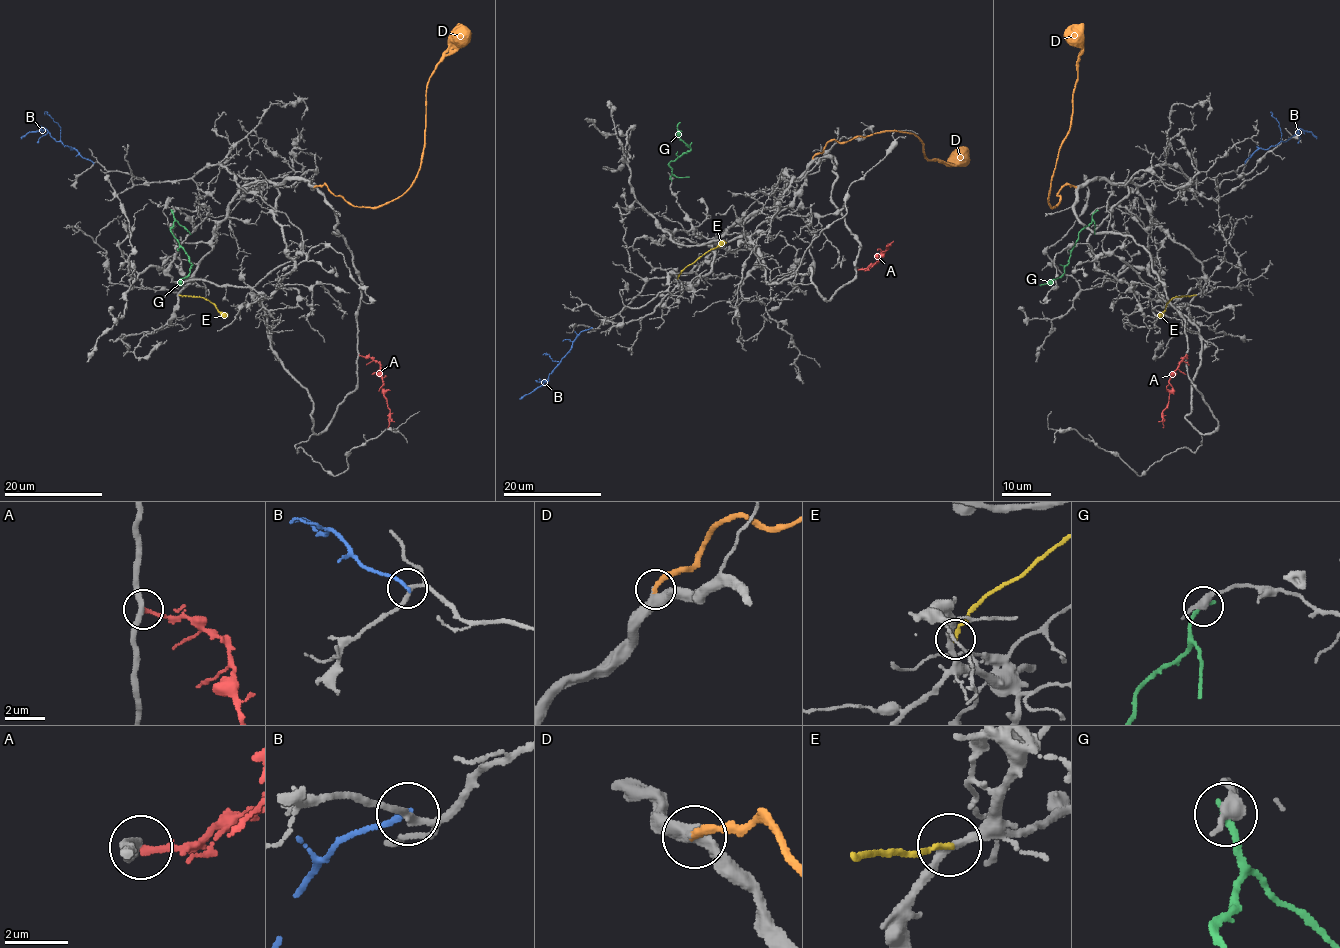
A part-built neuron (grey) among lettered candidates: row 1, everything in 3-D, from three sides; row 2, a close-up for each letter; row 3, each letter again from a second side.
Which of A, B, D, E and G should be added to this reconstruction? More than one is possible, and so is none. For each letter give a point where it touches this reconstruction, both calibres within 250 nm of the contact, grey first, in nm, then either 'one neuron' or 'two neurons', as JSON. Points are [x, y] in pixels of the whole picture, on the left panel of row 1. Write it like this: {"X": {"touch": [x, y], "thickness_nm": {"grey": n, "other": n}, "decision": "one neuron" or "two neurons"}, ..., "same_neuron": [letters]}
{"A": {"touch": [359, 355], "thickness_nm": {"grey": 280, "other": 200}, "decision": "two neurons"}, "B": {"touch": [93, 162], "thickness_nm": {"grey": 170, "other": 200}, "decision": "two neurons"}, "D": {"touch": [314, 187], "thickness_nm": {"grey": 400, "other": 280}, "decision": "one neuron"}, "E": {"touch": [179, 294], "thickness_nm": {"grey": 260, "other": 150}, "decision": "two neurons"}, "G": {"touch": [172, 211], "thickness_nm": {"grey": 340, "other": 240}, "decision": "two neurons"}, "same_neuron": ["D"]}

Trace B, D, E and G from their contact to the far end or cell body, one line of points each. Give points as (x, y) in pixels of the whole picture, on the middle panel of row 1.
B: (591, 328), (575, 338), (571, 349), (543, 383), (519, 399)
D: (812, 158), (833, 139), (847, 142), (895, 131), (915, 135), (927, 159), (952, 165), (954, 154), (965, 149)
E: (678, 278), (688, 265), (726, 242)
G: (671, 177), (669, 163), (690, 149), (679, 137), (677, 126), (680, 122)

